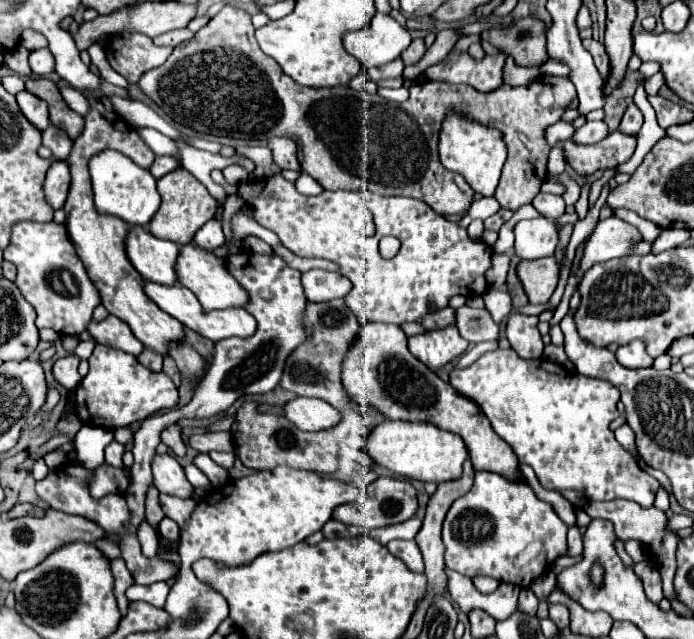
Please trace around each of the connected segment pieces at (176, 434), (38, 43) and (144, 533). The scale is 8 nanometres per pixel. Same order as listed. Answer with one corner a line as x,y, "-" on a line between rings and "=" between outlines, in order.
171,425
171,427
167,427
167,429
161,433
161,439
163,439
163,443
165,443
177,457
183,457
183,455
185,455
187,445
185,445
183,439
181,439
179,425
=
27,29
27,31
21,35
21,45
23,45
25,49
33,51
33,49
41,49
41,47
47,47
47,41
45,41
45,37
43,37
41,33
=
147,519
141,523
141,529
137,529
137,539
141,543
141,549
145,551
147,557
155,557
157,555
157,547
159,547
159,539
155,529
147,523

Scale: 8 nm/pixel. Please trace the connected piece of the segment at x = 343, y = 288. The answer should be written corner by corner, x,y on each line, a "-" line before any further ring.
311,269
301,275
301,283
305,289
305,297
309,301
331,301
337,297
345,297
351,291
351,281
341,277
339,273

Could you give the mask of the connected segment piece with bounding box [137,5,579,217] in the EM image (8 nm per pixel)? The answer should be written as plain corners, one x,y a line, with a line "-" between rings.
225,5
203,29
195,33
193,39
177,45
169,59
143,73
139,79
139,89
155,101
173,121
183,123
197,133
209,133
219,137
237,137
237,139
271,139
273,137
291,137
299,145
299,161
305,173
317,179
323,189
365,189
379,193
383,197
413,197
439,213
467,215
473,203
473,189
469,183
453,171
447,171
437,155
437,133
445,113
453,107
469,117
497,127
509,147
509,157
503,167
503,175
496,188
496,199
505,209
517,211
519,207
533,201
539,193
539,185
547,175
547,153
549,145
543,139
547,125
557,123
567,109
577,109
579,99
577,91
571,89
571,81
555,75
539,75
531,85
493,89
493,93
481,93
471,85
449,85
447,81
425,81
415,83
409,89
409,99
405,103
389,103
379,95
369,95
367,91
355,91
351,87
333,87
333,89
305,89
287,77
277,61
267,57
255,39
255,27
251,15
243,9

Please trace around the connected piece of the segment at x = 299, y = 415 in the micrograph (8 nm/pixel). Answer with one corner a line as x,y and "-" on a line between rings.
295,397
283,405
283,415
303,431
321,431
339,423
341,415
327,401
315,397

